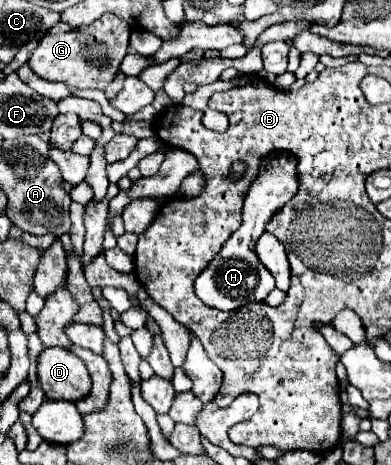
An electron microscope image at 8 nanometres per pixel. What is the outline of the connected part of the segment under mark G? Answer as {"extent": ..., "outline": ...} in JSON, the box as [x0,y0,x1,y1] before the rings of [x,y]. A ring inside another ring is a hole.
{"extent":[29,16,131,90],"outline":[[[101,16],[91,26],[71,28],[69,24],[59,22],[53,26],[37,44],[29,58],[31,70],[49,82],[65,82],[75,88],[99,88],[105,90],[113,78],[119,74],[119,64],[129,48],[131,28],[123,24],[117,16]]]}

